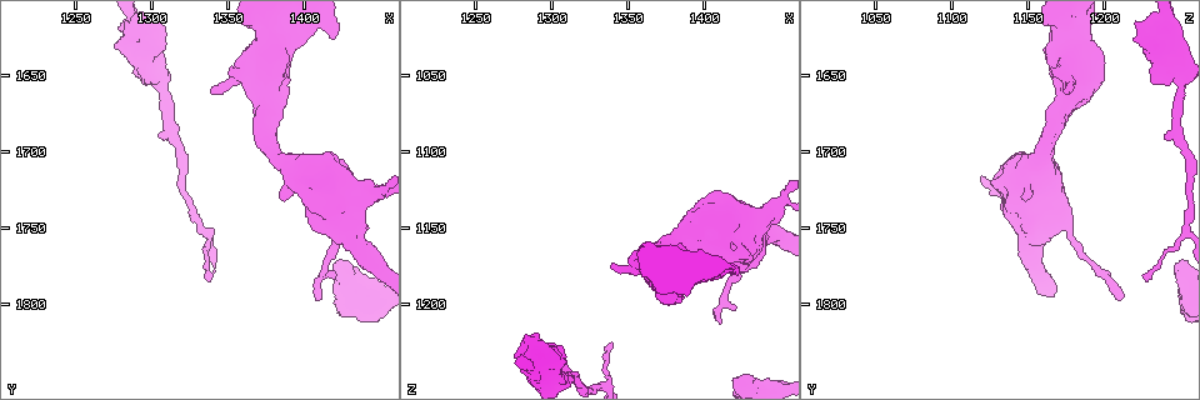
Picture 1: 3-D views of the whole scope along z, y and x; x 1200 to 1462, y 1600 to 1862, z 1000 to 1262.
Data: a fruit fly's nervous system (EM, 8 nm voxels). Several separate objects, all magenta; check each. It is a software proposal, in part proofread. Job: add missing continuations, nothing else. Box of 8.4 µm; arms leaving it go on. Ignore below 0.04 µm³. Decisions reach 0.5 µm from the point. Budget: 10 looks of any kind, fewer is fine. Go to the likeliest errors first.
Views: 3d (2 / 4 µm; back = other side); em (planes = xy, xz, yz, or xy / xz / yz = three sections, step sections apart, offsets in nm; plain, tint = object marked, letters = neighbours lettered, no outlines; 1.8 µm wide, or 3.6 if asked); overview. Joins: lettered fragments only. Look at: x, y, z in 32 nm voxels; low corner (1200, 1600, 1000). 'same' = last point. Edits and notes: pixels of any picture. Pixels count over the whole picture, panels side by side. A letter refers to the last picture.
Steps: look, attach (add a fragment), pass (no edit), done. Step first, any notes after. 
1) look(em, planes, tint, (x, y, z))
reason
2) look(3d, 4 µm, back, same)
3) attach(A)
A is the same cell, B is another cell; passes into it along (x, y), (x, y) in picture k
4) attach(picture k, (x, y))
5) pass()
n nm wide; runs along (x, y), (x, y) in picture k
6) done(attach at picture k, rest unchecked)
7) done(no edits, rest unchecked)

look(em, 3.6 µm, yz, step 4, tint, (1428, 1756, 1154))
calibre changes

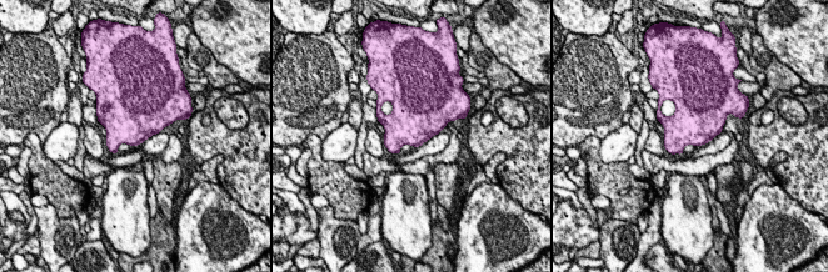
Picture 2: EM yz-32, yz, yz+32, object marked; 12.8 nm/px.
look(em, 3.6 µm, planes, letters, same)
cut it another way

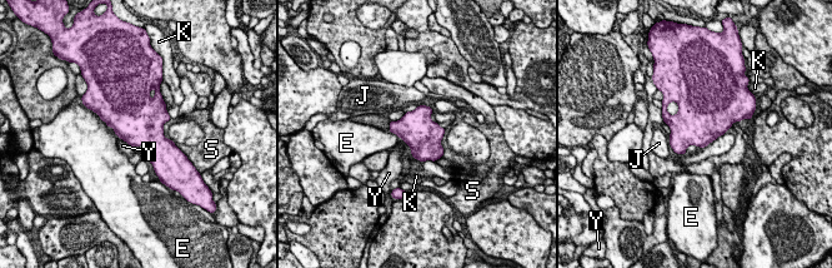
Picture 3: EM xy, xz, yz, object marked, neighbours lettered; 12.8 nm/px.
pass()
460 nm wide; E touches over 400 nm; E, J, K, S and Y are other cells; none of them fits

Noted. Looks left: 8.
look(3d, 4 µm, (1396, 1714, 1150))
calibre changes

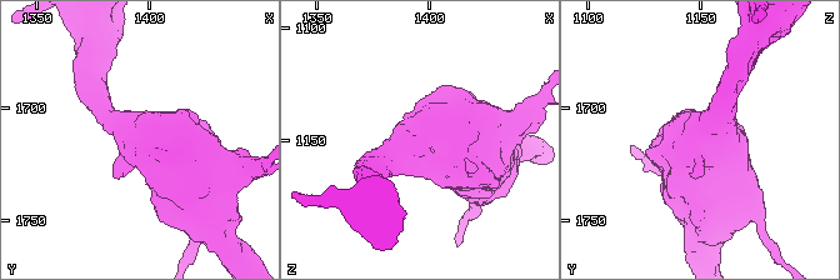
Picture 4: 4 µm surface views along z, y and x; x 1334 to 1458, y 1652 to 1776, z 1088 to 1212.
look(em, 3.6 µm, xz, step 4, letters, (1397, 1713, 1149))

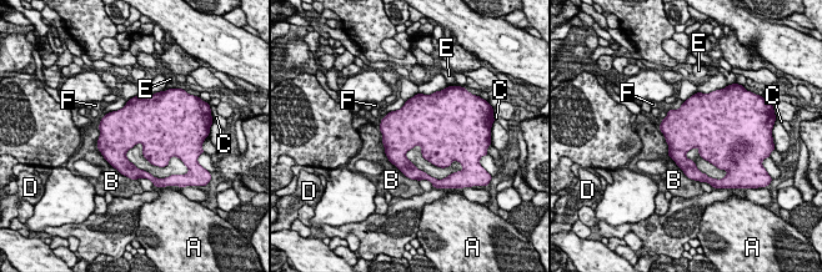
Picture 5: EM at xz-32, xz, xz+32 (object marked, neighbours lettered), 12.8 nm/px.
pass()
500 nm wide; A, B, C, D, E and F are other cells; no lettered fragment goes on from it

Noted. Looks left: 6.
look(em, 3.6 µm, planes, letters, (1350, 1648, 1170))
thick end

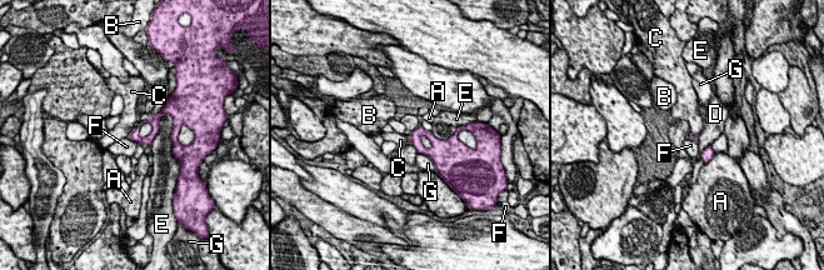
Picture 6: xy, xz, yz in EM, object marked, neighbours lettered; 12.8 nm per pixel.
pass()
A, B, C, D, E, F and G are other cells; border along (135, 125), (129, 136) in picture 6; none of them fits

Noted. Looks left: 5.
look(em, xy, step 16, letters, (1422, 1774, 1250))
thick end

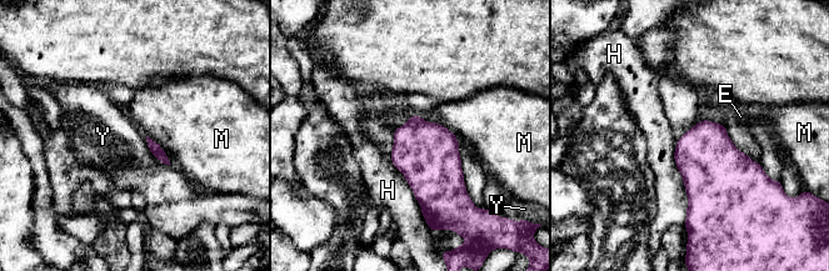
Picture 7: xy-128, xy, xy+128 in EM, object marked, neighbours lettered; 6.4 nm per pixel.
pass()
E, H, M and Y are other cells; border along (144, 135), (149, 150), (169, 165) in picture 7; none of them fits

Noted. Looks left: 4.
done(no edits, rest unchecked)

